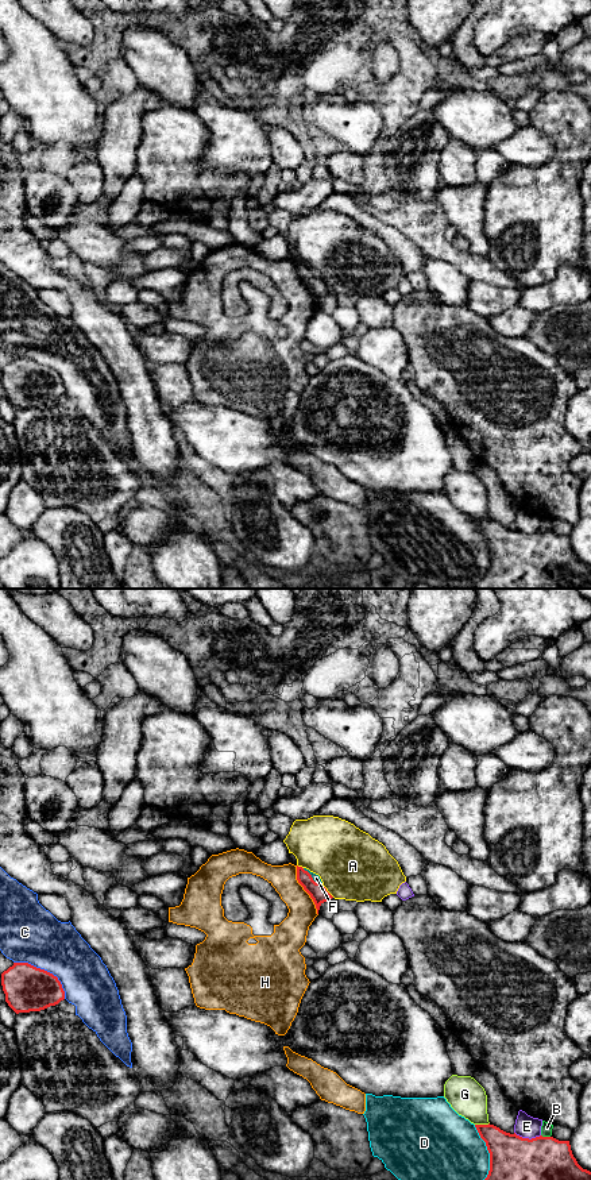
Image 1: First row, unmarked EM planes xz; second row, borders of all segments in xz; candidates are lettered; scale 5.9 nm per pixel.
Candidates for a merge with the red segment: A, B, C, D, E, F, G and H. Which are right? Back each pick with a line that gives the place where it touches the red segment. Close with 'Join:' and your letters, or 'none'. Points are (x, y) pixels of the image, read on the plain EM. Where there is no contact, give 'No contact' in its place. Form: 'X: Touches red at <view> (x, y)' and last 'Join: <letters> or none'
Join: none

